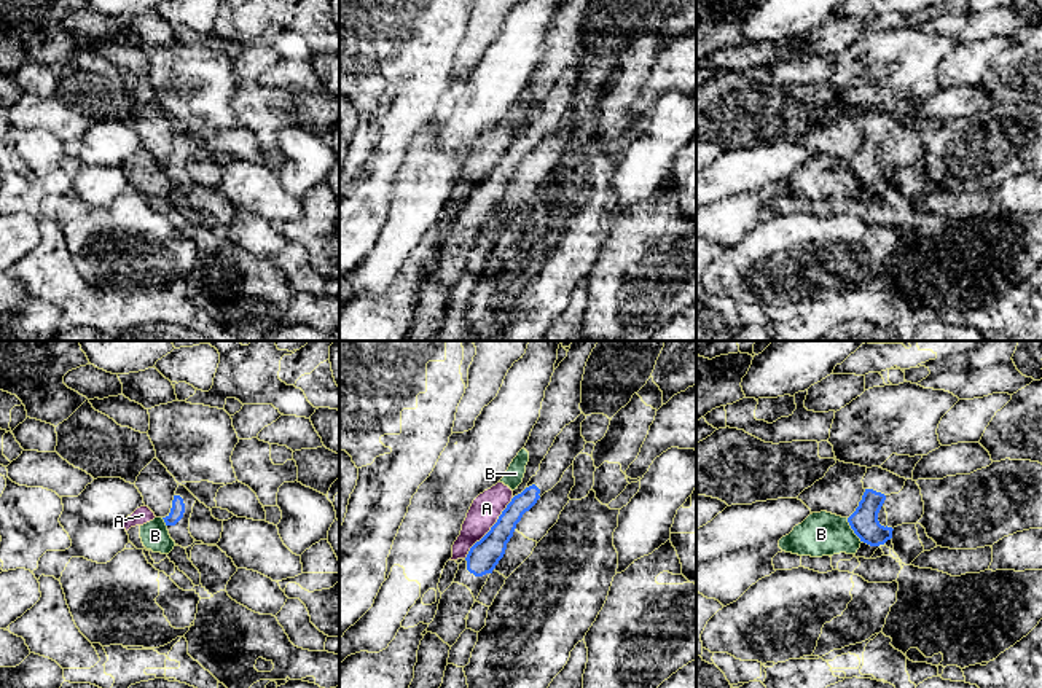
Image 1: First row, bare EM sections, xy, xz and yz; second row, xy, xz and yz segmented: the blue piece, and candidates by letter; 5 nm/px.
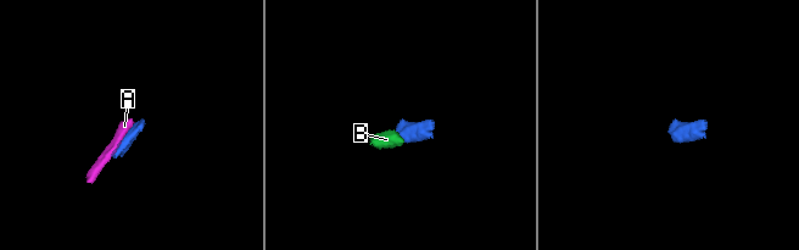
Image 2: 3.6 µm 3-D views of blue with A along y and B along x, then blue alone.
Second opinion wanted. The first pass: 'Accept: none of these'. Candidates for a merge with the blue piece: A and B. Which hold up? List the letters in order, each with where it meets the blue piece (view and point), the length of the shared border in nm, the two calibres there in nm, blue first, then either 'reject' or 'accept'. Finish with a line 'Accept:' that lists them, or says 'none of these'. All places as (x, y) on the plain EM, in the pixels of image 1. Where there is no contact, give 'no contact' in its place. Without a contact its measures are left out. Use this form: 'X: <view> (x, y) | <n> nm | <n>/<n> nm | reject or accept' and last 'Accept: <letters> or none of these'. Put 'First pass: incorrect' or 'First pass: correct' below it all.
A: xz (491, 171) | 400 nm | 160/150 nm | reject
B: yz (853, 172) | 150 nm | 140/220 nm | reject
Accept: none of these
First pass: correct

